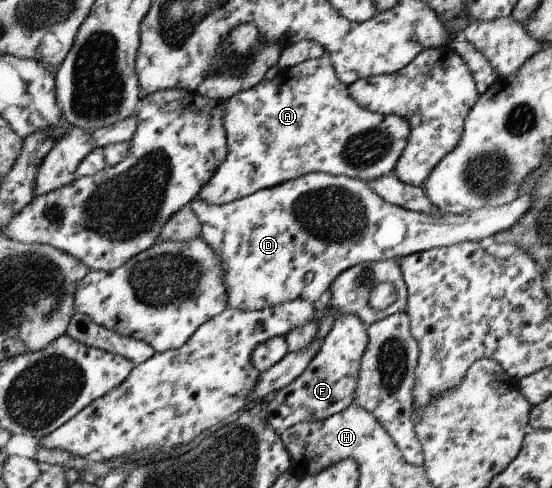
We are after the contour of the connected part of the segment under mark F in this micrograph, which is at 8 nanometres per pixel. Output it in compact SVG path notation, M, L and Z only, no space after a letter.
M335 314L332 328L325 337L321 338L320 348L307 364L305 371L294 382L275 393L273 400L267 404L268 426L277 434L282 434L297 423L324 420L352 405L352 401L356 398L356 386L359 384L360 361L367 345L367 327L359 316Z

